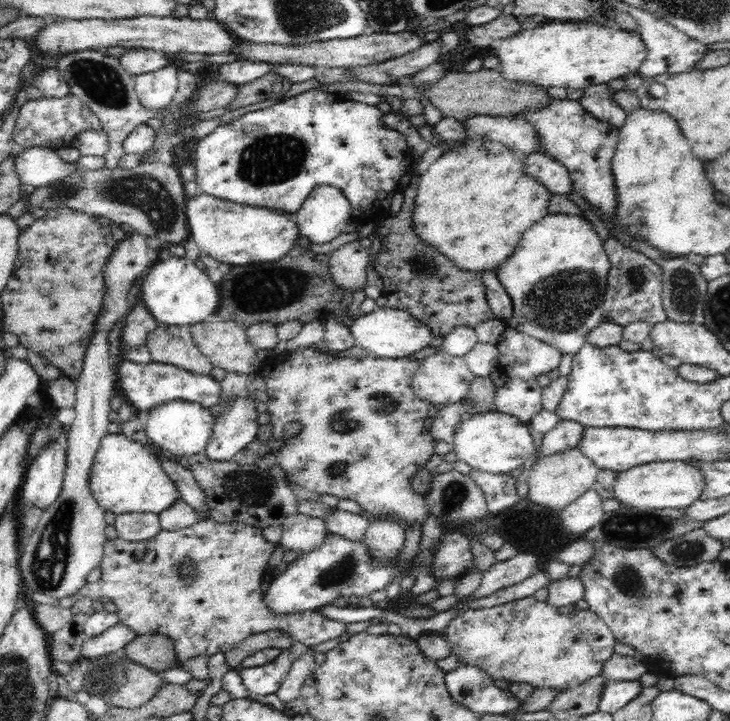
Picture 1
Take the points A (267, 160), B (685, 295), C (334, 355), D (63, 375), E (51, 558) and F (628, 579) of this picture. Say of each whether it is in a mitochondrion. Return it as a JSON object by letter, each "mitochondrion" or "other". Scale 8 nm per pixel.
{"A":"mitochondrion","B":"mitochondrion","C":"other","D":"other","E":"mitochondrion","F":"mitochondrion"}

